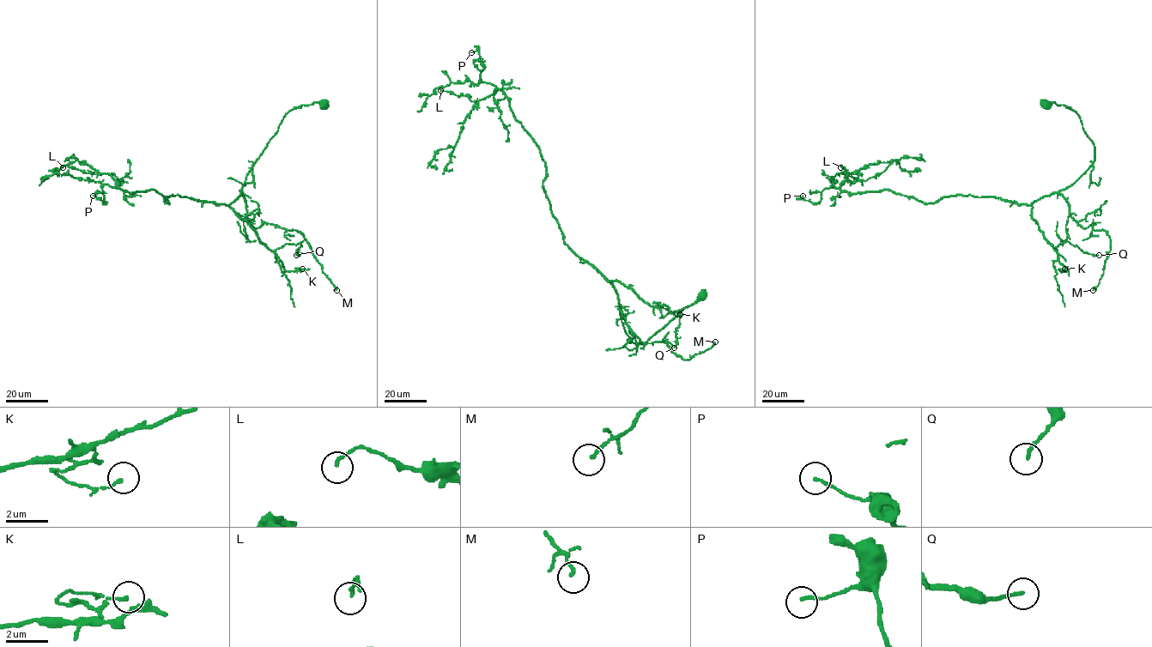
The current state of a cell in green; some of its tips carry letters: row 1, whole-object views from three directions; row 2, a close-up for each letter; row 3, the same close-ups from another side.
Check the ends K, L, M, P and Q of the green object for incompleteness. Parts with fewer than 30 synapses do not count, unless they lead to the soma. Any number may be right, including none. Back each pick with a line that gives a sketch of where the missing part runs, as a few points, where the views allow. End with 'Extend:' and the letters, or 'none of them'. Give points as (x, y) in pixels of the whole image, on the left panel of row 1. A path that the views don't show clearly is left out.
Extend: none of them

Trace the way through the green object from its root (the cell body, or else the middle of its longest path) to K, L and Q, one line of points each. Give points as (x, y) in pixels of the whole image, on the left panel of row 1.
K: (324, 105), (300, 105), (285, 116), (246, 176), (241, 194), (229, 205), (286, 270), (302, 269)
L: (324, 105), (285, 116), (228, 205), (173, 195), (166, 203), (153, 190), (125, 192), (106, 173), (63, 167)
Q: (324, 105), (300, 105), (285, 116), (246, 176), (241, 194), (229, 205), (270, 250), (303, 241), (296, 255)

